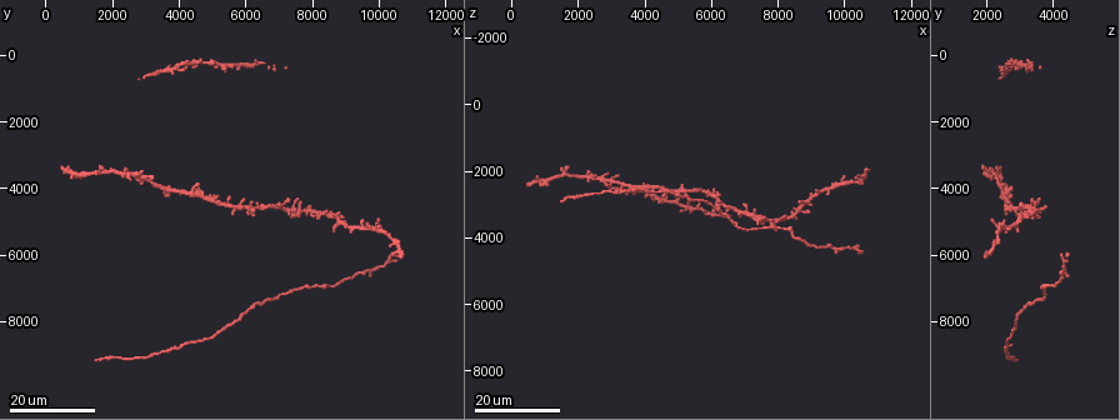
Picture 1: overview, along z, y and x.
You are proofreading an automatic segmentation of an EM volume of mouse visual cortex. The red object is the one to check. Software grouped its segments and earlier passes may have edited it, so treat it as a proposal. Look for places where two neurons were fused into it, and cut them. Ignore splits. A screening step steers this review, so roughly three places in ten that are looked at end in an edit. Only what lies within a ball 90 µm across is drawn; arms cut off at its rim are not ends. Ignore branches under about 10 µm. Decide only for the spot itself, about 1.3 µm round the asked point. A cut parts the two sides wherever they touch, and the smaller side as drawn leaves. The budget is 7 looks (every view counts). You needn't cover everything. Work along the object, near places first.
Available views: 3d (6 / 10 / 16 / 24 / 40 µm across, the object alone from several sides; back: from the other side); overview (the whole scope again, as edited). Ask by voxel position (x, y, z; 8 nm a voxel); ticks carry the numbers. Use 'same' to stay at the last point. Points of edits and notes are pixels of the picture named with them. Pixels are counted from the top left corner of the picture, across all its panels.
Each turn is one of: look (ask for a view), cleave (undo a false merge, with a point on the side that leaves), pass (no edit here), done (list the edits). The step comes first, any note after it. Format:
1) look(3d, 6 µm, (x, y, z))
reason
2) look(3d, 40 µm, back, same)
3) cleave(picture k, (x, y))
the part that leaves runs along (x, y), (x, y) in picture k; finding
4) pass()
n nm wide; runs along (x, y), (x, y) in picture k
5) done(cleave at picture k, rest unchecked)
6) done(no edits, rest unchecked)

look(3d, 24 µm, (2300, 3600, 2100))
arms part here

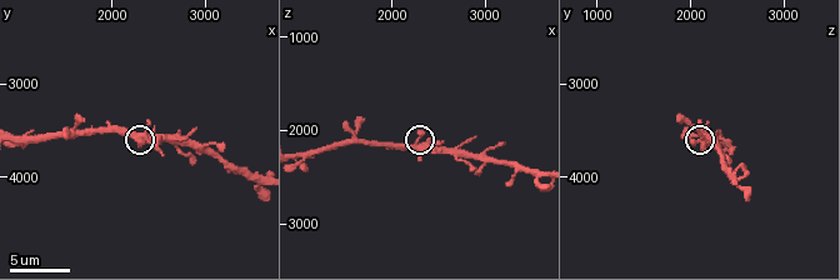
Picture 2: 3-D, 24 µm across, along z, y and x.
look(3d, 6 µm, (2350, 3550, 2150))

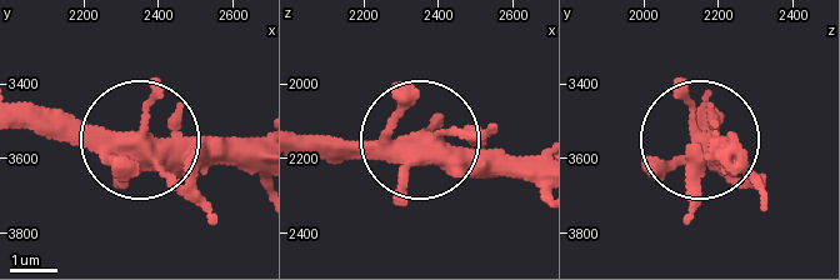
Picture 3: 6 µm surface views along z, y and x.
pass()
runs along (249, 171), (176, 160), (129, 135), (21, 128) in picture 3; all the same neuron

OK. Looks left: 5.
look(3d, 24 µm, (8800, 5100, 2900))
four arms meet

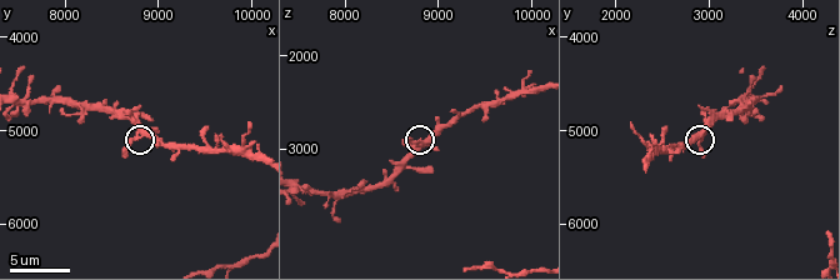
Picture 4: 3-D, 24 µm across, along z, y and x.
look(3d, 10 µm, (8850, 5050, 2900))

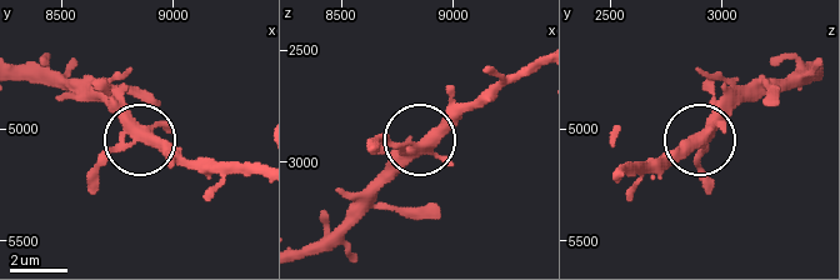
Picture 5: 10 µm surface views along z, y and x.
pass()
320 nm wide; all the same neuron

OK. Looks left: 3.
look(3d, 24 µm, (9600, 6500, 4400))
three-way junction

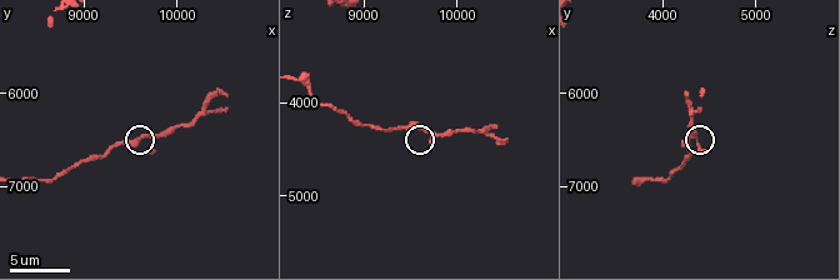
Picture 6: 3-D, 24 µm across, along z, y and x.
look(3d, 10 µm, (9700, 6450, 4300))

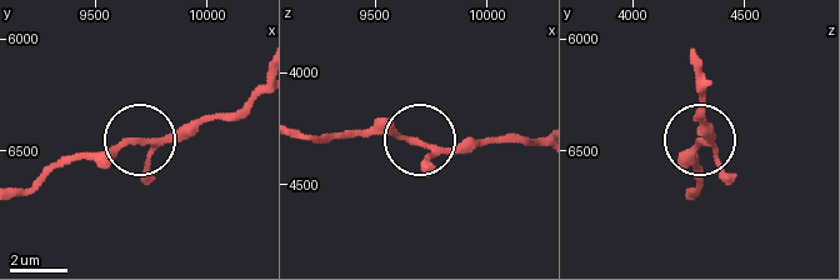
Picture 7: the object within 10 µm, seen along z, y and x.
pass()
one neuron here

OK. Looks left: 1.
done(no edits, rest unchecked)

